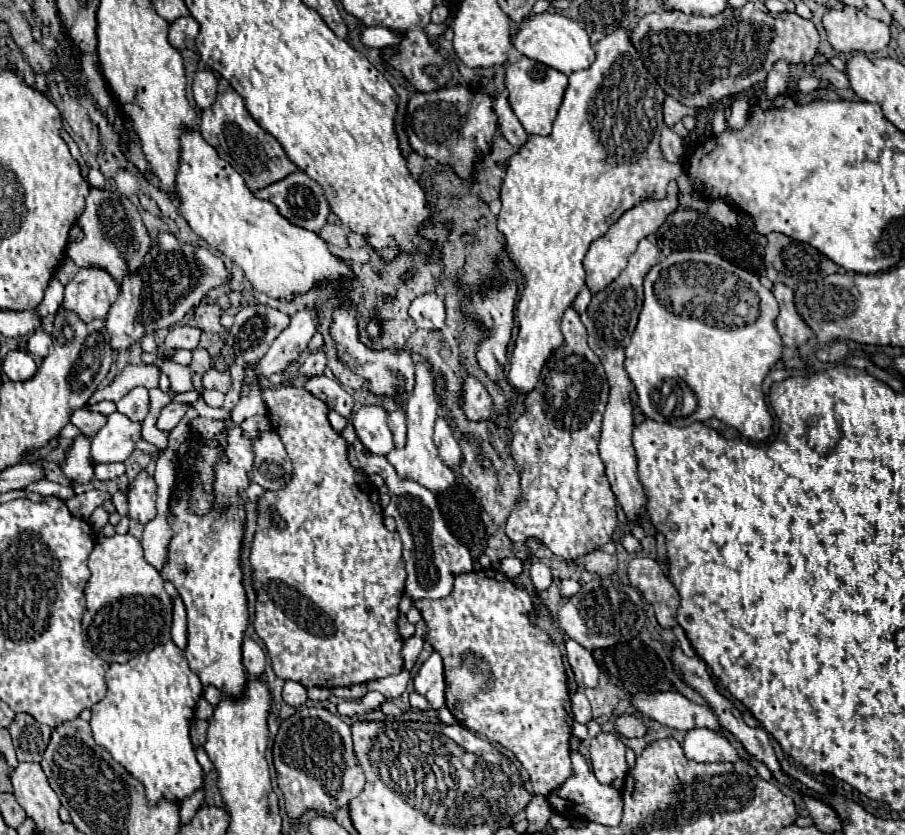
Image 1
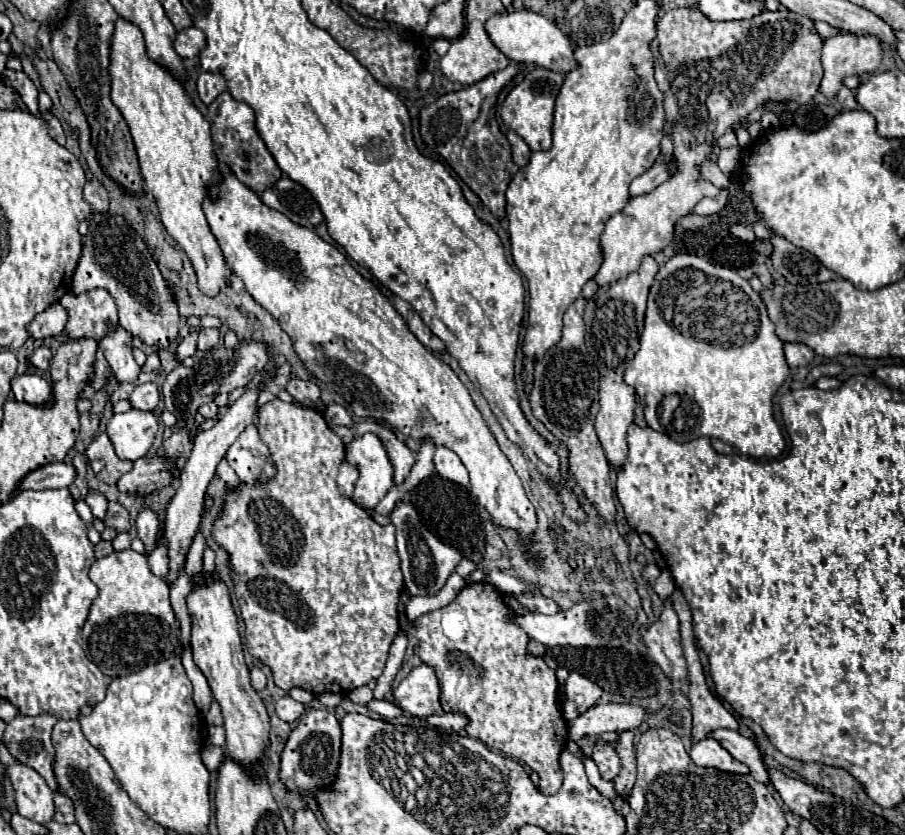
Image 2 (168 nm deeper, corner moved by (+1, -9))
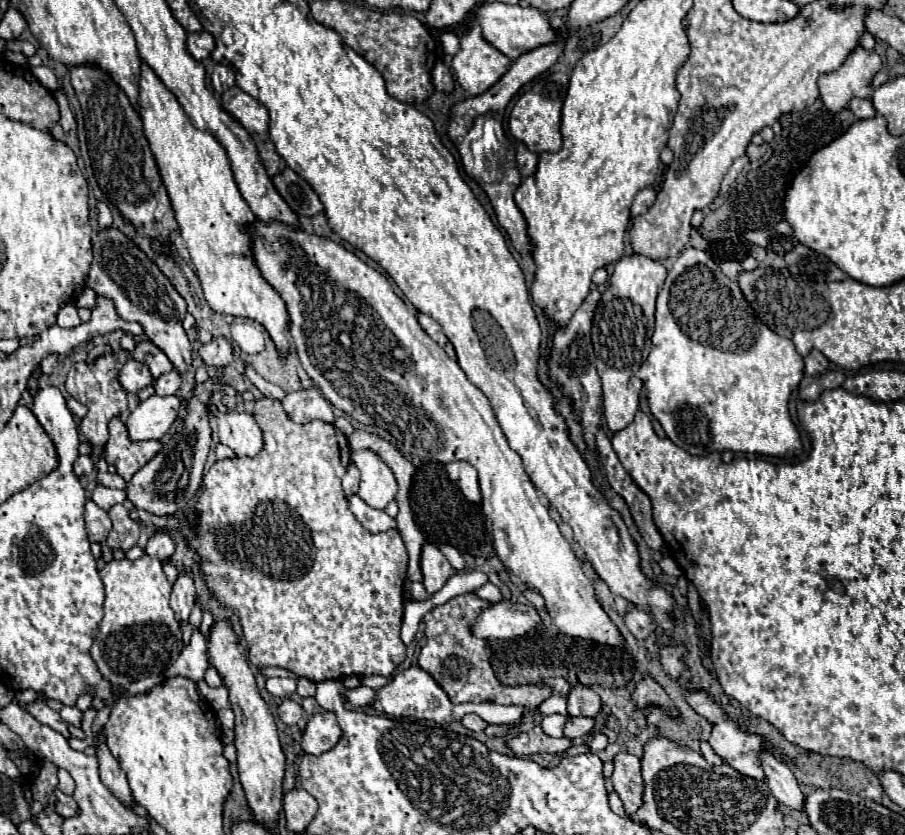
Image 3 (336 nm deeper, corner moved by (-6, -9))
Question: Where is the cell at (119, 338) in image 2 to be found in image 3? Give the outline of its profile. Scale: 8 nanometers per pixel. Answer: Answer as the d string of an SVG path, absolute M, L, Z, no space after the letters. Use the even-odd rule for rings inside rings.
M127 360L127 364L123 366L121 370L121 376L119 376L119 382L121 386L131 392L131 394L139 394L143 388L151 386L153 384L153 376L151 372L147 370L147 366L135 362L135 360Z

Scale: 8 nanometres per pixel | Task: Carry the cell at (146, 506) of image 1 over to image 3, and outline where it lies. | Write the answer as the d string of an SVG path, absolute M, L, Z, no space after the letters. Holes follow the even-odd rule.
M157 532L157 534L153 534L153 536L149 538L149 544L147 544L145 552L147 552L147 556L151 556L151 558L157 558L157 560L161 560L161 562L167 562L167 560L171 558L171 554L175 552L175 544L173 544L173 540L171 540L169 534Z

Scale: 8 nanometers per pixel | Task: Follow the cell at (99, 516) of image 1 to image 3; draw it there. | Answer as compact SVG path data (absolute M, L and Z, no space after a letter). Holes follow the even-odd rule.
M97 486L93 490L93 496L91 500L103 508L103 510L109 510L111 506L115 504L121 504L125 500L125 490L113 490L113 488L105 488L105 486Z

